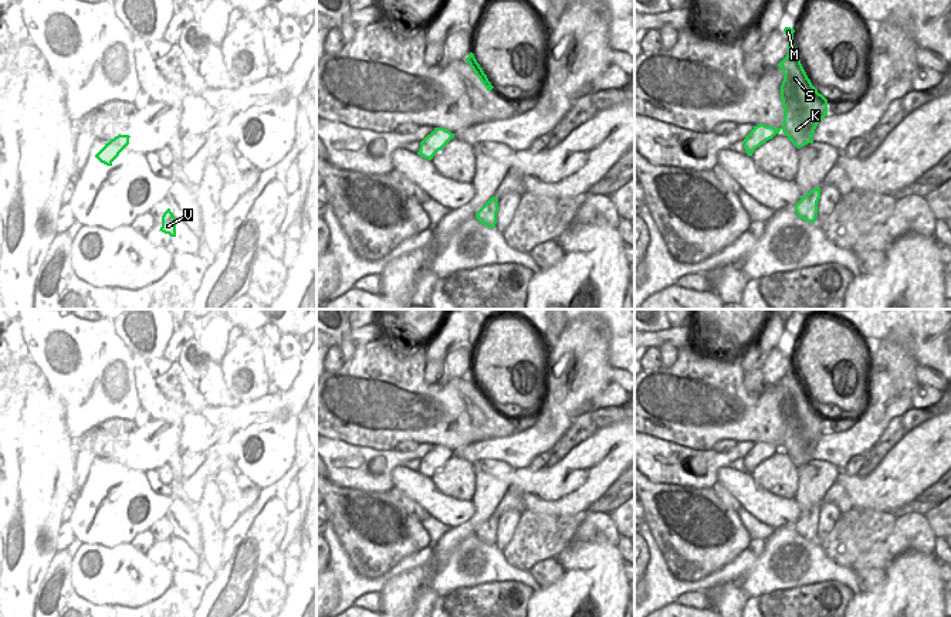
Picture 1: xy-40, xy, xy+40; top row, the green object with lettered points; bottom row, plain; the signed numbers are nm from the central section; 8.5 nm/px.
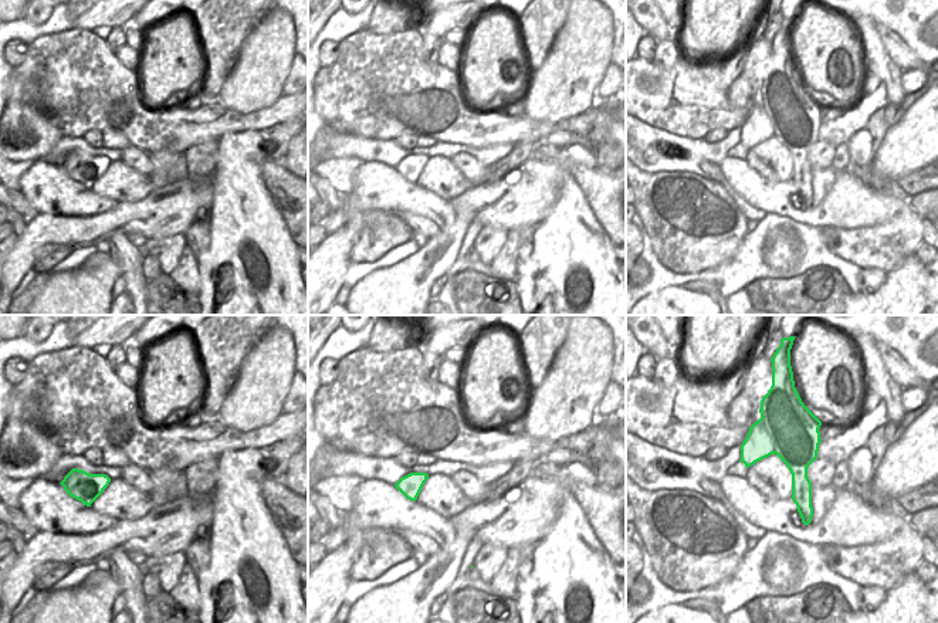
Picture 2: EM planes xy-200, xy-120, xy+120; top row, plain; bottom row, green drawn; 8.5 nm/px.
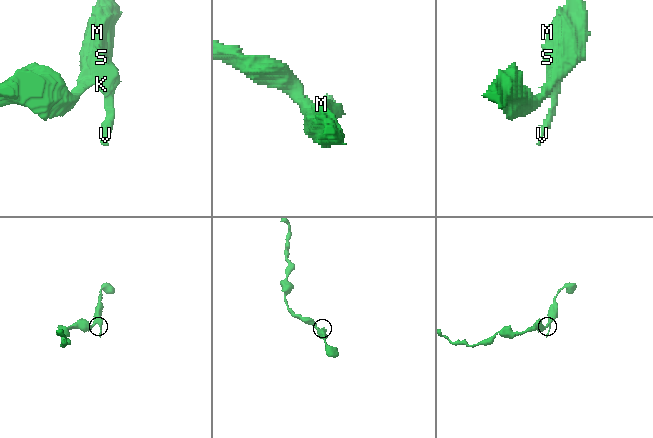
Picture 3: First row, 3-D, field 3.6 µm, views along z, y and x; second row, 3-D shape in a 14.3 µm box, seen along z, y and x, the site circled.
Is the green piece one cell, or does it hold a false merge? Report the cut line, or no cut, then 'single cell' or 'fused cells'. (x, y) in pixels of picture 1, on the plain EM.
no cut; single cell

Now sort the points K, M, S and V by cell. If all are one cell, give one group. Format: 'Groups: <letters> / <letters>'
Groups: K M S V

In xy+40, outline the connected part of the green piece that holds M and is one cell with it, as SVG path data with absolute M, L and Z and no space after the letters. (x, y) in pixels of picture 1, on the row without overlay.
M785 345L784 350L788 353L788 372L778 382L784 390L781 403L784 424L782 445L766 444L764 441L754 444L742 458L748 474L752 474L757 465L772 457L781 448L798 467L813 461L812 454L818 441L828 434L828 417L812 403L801 382L793 362L795 348Z

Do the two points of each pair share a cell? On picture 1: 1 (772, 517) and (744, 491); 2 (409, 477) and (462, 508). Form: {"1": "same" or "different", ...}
{"1": "same", "2": "same"}

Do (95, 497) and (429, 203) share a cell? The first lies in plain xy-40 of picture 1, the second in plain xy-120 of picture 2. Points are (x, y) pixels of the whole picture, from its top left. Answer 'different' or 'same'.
same

